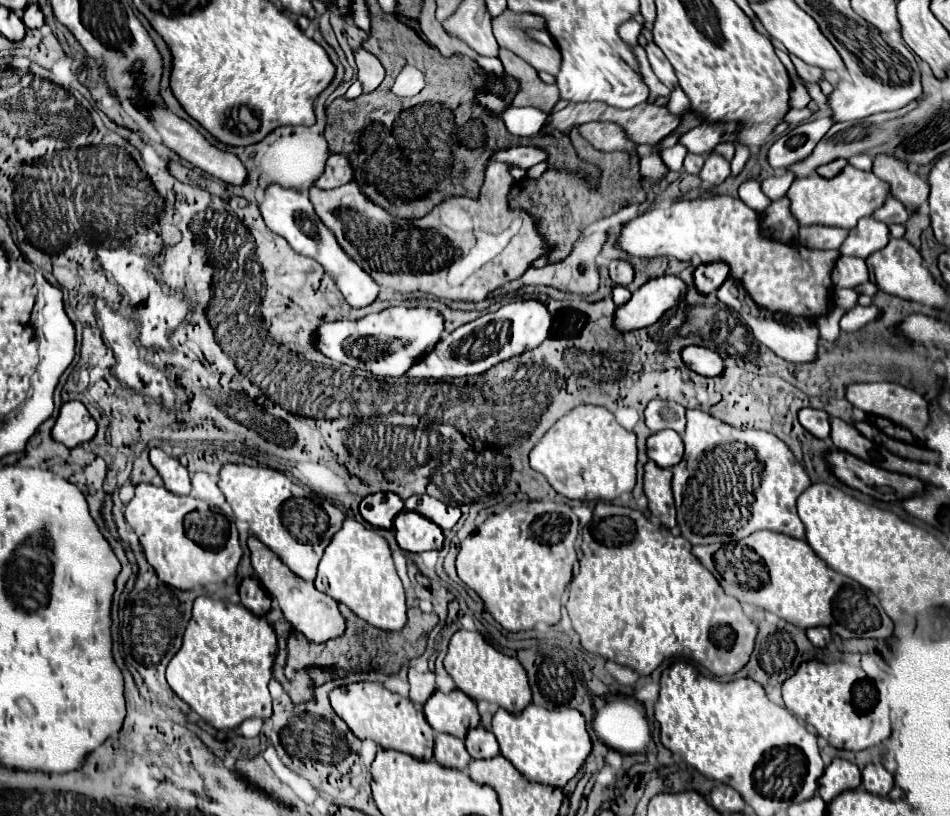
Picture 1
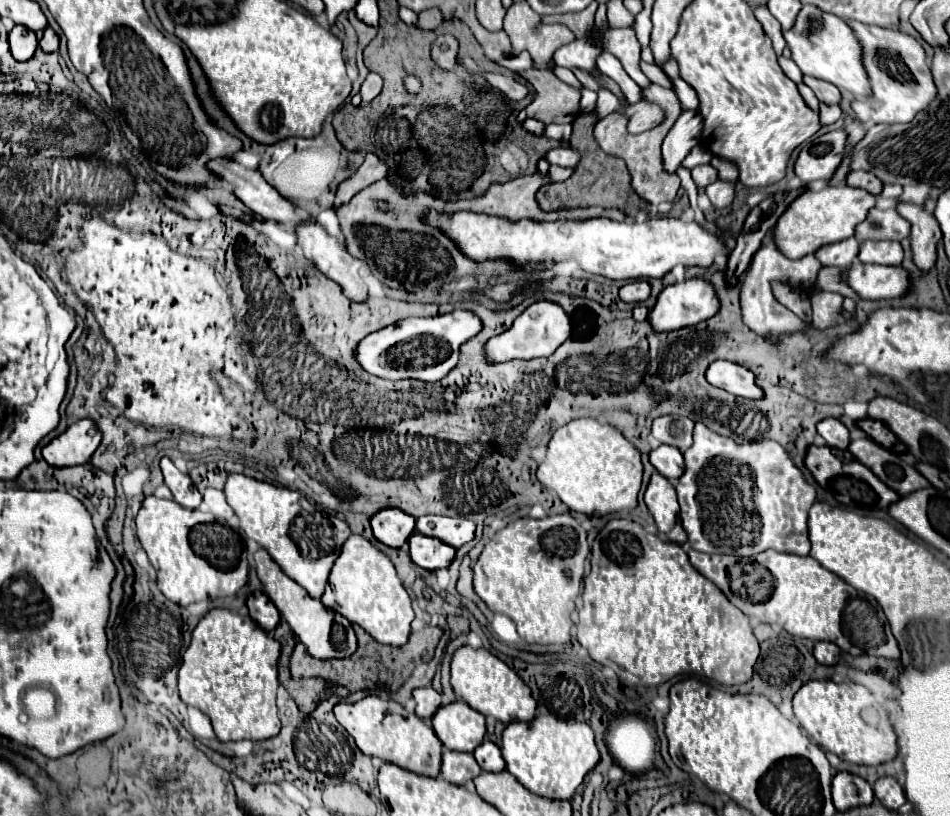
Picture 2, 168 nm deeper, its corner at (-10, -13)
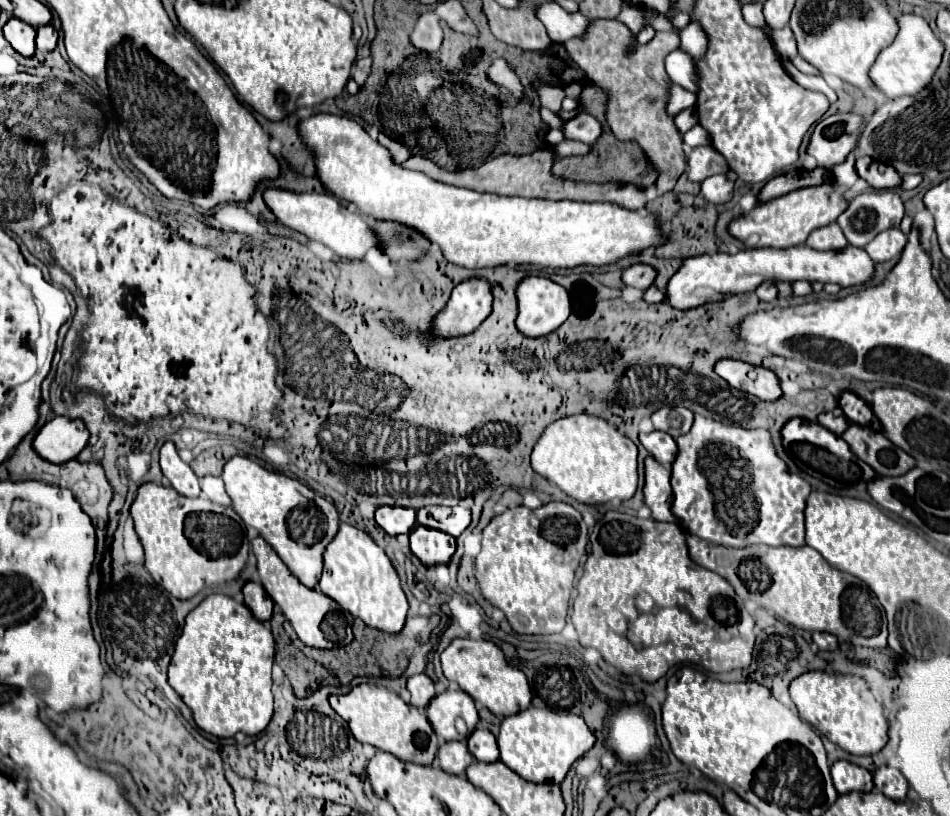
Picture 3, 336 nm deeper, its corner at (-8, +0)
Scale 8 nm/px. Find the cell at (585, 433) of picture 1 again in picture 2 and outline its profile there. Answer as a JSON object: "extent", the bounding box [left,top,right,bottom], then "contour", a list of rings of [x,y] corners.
{"extent":[537,417,643,517],"contour":[[[591,417],[575,419],[559,427],[549,441],[545,461],[537,469],[537,479],[543,487],[553,489],[571,511],[593,517],[635,509],[641,475],[643,465],[639,449],[615,427]]]}

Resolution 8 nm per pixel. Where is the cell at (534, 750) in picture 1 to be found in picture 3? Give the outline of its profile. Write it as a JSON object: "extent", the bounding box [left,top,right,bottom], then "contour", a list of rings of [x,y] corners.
{"extent":[497,708,595,784],"contour":[[[527,708],[519,714],[507,716],[501,722],[497,744],[501,760],[521,778],[529,782],[561,784],[571,764],[595,744],[595,736],[587,728],[585,720],[577,714],[559,714],[541,708]]]}

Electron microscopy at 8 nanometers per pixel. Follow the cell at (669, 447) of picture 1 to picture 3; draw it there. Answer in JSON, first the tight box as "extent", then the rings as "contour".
{"extent":[639,430,677,466],"contour":[[[653,430],[653,432],[649,432],[649,434],[641,432],[641,434],[639,434],[639,440],[641,440],[641,444],[647,448],[647,452],[649,452],[659,464],[663,464],[663,466],[671,466],[671,464],[673,464],[675,456],[677,456],[677,444],[675,444],[675,440],[673,440],[669,434],[657,432],[657,430]]]}

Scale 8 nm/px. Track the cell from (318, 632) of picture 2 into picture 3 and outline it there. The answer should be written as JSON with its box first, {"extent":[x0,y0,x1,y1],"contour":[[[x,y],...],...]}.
{"extent":[251,536,335,648],"contour":[[[257,536],[251,542],[251,548],[253,548],[253,554],[257,558],[257,570],[259,570],[261,584],[265,588],[265,592],[281,608],[281,612],[285,614],[285,618],[291,622],[291,626],[297,632],[299,640],[303,644],[307,644],[307,646],[313,646],[313,648],[335,648],[335,642],[327,640],[325,634],[321,632],[321,620],[331,610],[333,600],[327,598],[323,592],[309,590],[309,588],[301,586],[299,580],[289,572],[289,568],[285,568],[285,564],[281,562],[281,558],[273,552],[273,548],[269,548],[269,544],[261,536]]]}

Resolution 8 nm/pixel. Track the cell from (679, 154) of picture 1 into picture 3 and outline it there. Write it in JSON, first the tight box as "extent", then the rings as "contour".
{"extent":[683,124,711,146],"contour":[[[695,124],[689,132],[685,132],[683,140],[685,140],[687,146],[707,146],[707,144],[711,144],[709,134],[705,132],[705,128],[701,128],[701,124]]]}

